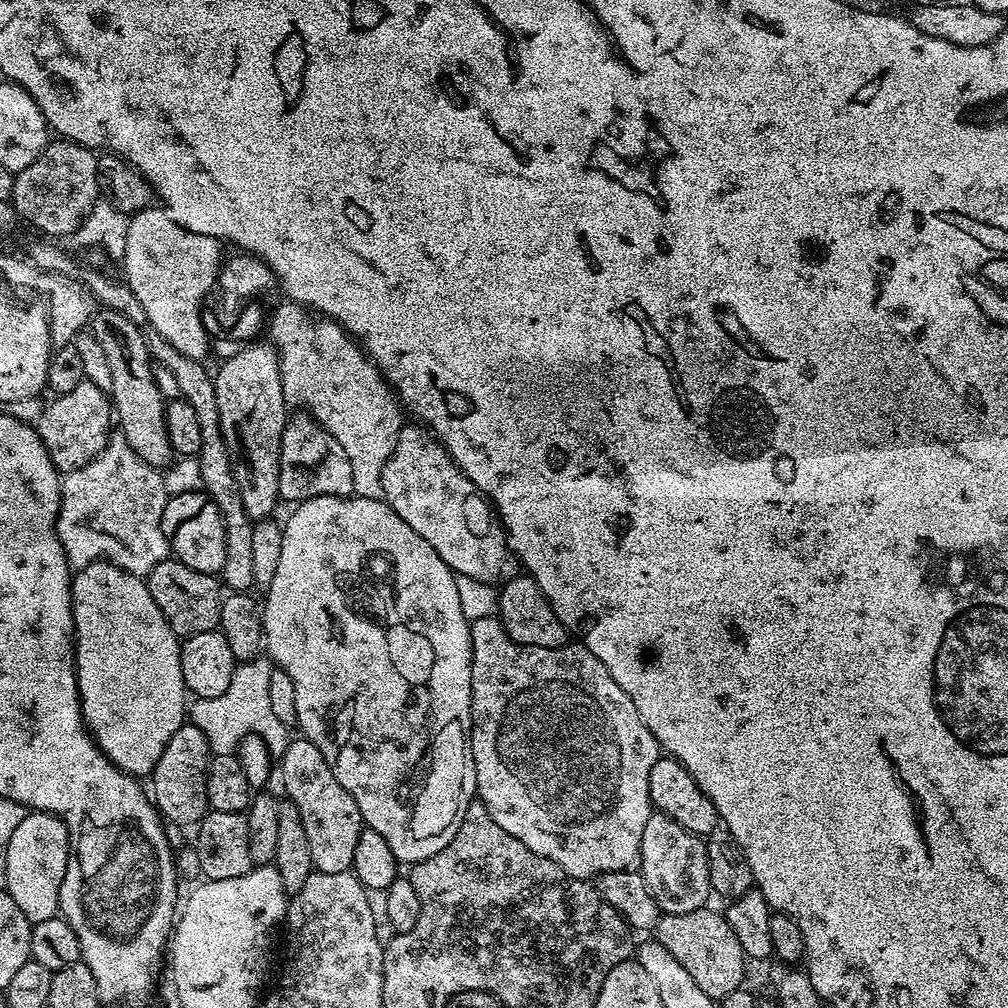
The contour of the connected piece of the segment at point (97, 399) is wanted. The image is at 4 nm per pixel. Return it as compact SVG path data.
M86 379L78 382L70 394L56 396L53 401L43 409L34 427L56 471L67 474L89 464L107 446L108 431L114 428L114 409L109 393L98 390L94 382Z

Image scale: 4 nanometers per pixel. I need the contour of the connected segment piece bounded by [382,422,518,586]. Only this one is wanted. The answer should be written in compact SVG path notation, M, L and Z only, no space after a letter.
M416 422L405 423L400 430L400 437L392 457L382 470L383 501L391 506L394 514L417 532L434 550L438 550L438 558L450 566L457 577L464 576L476 584L491 584L499 586L506 580L512 579L518 572L518 561L512 551L507 535L499 521L494 518L494 509L487 496L478 491L474 482L466 478L466 474L452 461L452 455L447 448L428 431Z

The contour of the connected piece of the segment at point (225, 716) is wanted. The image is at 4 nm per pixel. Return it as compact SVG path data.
M267 655L237 663L230 686L218 694L218 698L193 699L190 704L190 723L206 734L206 742L213 753L233 753L239 749L240 741L247 736L257 736L267 746L274 758L284 755L290 739L289 725L278 722L270 706L270 674L274 665Z

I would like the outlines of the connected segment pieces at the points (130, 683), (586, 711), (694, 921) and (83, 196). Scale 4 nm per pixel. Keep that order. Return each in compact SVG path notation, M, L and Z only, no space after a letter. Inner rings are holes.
M95 560L86 567L79 569L72 578L72 631L74 633L74 663L76 666L76 689L80 695L80 709L84 715L84 722L93 740L106 754L114 766L118 766L123 772L128 772L134 777L147 777L162 758L162 750L166 750L166 742L174 738L174 730L178 730L186 722L186 689L182 678L182 662L180 661L181 641L170 630L162 610L158 610L158 602L150 598L150 590L147 583L139 576L133 576L131 572L114 566L109 560Z
M487 616L471 621L470 642L472 643L472 729L470 731L470 759L476 771L476 790L478 799L486 806L490 818L506 830L506 834L514 834L522 846L534 850L542 858L550 858L566 875L579 880L591 881L604 872L626 870L631 872L640 867L640 851L642 850L642 830L653 814L650 798L650 770L654 762L662 755L660 743L650 734L646 722L634 710L634 702L630 702L630 694L610 678L610 670L590 654L590 650L579 642L565 643L563 648L543 648L542 646L526 646L514 642L506 634L496 616Z
M705 906L690 910L690 914L664 914L656 923L654 938L674 954L678 962L686 969L686 974L698 982L698 986L711 1000L723 1001L726 994L738 990L744 983L744 964L746 957L738 942L730 922L719 911L711 912Z
M53 139L44 147L42 154L26 166L26 170L15 173L10 203L16 209L17 217L45 232L48 235L45 237L71 237L82 226L100 196L96 177L97 159L93 149L75 144L73 140Z

